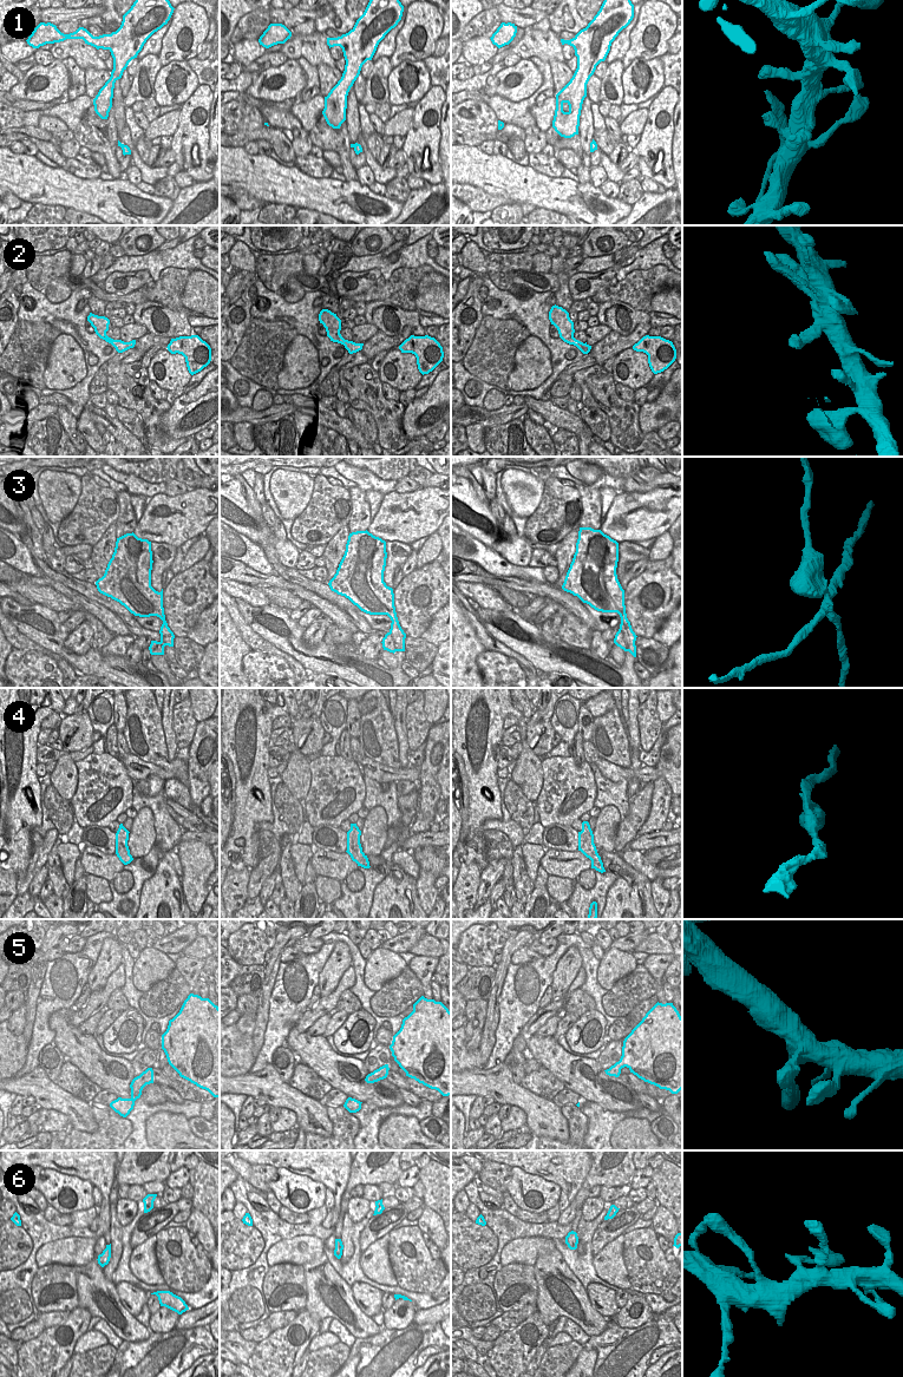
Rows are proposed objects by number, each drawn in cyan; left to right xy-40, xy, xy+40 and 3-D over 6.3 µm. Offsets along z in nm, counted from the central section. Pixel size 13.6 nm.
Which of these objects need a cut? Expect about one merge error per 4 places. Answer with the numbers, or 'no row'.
3

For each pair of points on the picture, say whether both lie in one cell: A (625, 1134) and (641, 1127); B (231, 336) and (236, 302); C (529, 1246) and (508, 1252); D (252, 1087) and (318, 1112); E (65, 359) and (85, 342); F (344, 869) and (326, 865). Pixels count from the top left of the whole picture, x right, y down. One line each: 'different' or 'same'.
A: same
B: same
C: same
D: same
E: different
F: same

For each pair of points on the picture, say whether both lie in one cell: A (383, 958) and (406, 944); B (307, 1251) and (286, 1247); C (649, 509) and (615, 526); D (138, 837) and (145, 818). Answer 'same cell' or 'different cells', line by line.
A: different cells
B: same cell
C: same cell
D: same cell

